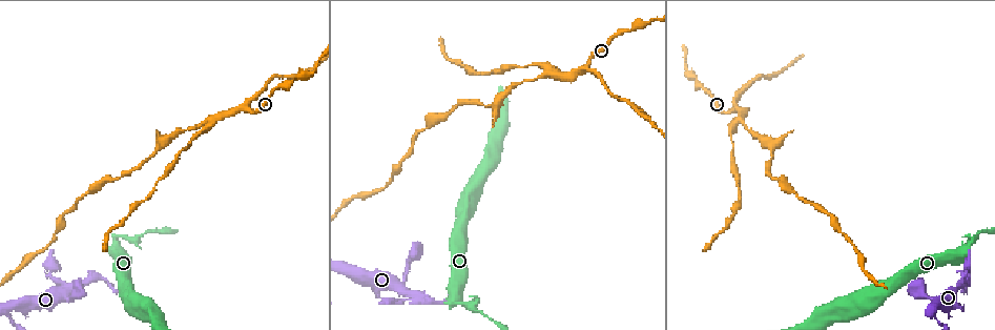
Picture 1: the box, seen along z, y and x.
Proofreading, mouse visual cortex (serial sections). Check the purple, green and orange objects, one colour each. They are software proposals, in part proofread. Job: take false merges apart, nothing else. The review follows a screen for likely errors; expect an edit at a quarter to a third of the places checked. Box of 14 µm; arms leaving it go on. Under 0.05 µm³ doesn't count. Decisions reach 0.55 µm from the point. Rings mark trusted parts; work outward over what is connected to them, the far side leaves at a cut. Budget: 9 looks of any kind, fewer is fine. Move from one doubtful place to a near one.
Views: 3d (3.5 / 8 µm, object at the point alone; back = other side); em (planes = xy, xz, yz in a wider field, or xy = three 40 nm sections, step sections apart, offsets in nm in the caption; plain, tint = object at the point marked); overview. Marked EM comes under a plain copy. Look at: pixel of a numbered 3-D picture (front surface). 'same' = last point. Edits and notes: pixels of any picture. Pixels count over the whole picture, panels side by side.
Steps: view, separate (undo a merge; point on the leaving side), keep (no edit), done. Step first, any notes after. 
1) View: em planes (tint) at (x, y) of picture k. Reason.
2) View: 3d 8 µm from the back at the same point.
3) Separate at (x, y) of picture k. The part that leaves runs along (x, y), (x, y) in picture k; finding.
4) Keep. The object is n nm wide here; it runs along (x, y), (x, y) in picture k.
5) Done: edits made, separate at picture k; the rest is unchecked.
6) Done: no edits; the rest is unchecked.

View: 3d 3.5 µm at (935, 316) of picture 1. Side arm on a straight run.

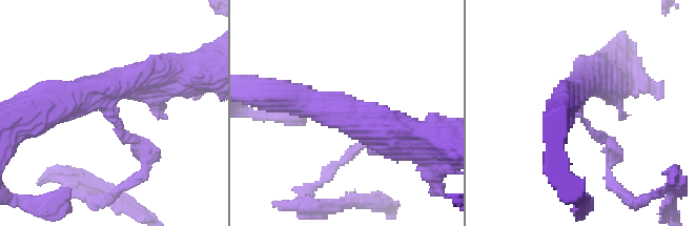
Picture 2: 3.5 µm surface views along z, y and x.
View: em planes (tint) at (581, 110) of picture 2. 3 arms meet here; the arms are 150, 350, 450 nm wide.

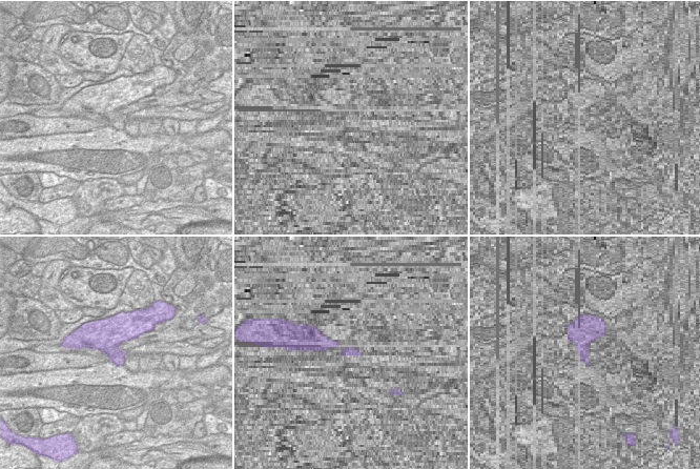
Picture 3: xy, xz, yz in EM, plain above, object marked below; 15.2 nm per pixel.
View: em xy step 5 (tint) at the same point.

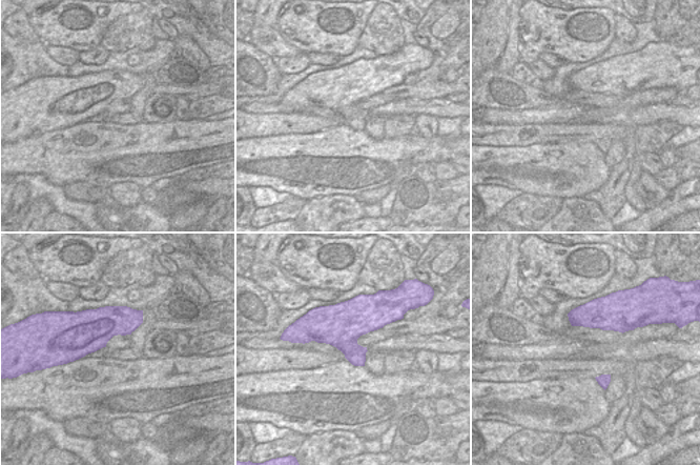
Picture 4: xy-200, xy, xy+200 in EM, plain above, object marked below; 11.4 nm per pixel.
Separate at (131, 140) of picture 2. A border runs along (356, 341), (357, 352), (348, 360) in picture 4; two cells meet here.

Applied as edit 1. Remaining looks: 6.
View: overview. Redraw.

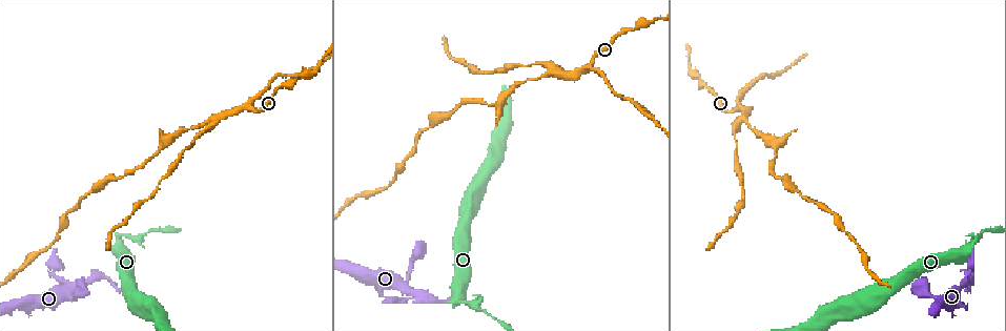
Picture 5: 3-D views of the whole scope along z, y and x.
View: 3d 8 µm at (410, 290) of picture 5. A fork.

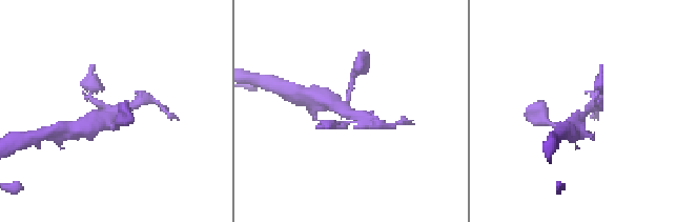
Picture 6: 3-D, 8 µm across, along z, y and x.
View: 3d 3.5 µm at (117, 109) of picture 6. Zoom in.

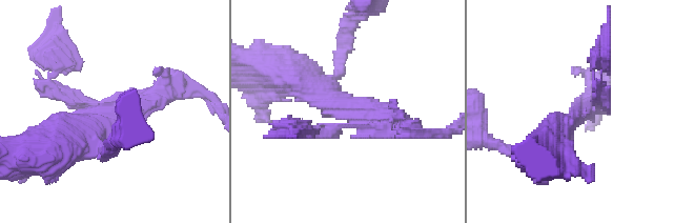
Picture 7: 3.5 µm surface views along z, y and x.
View: em xy step 1 (tint) at (109, 113) of picture 7. 3 arms meet here; the arms are 150, 250, 500 nm wide; now the EM.

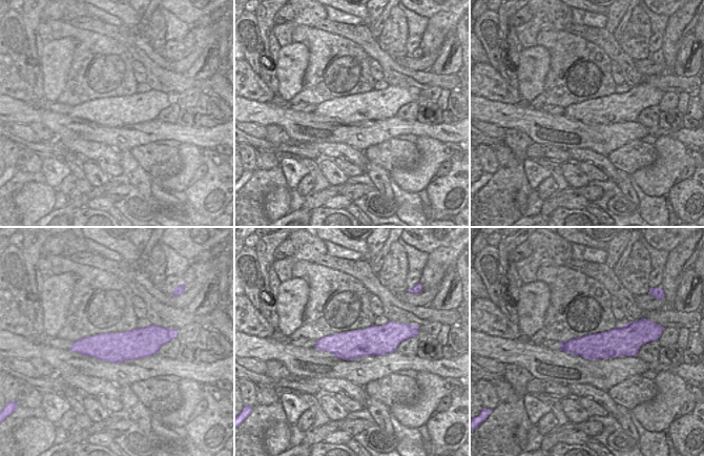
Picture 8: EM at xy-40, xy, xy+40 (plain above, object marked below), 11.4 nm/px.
Separate at (64, 95) of picture 7. The part that leaves runs along (94, 102), (45, 83), (55, 44) in picture 7; two cells meet here.

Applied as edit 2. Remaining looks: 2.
Done: edits made, separate at picture 2, separate at picture 7; the rest is unchecked.

